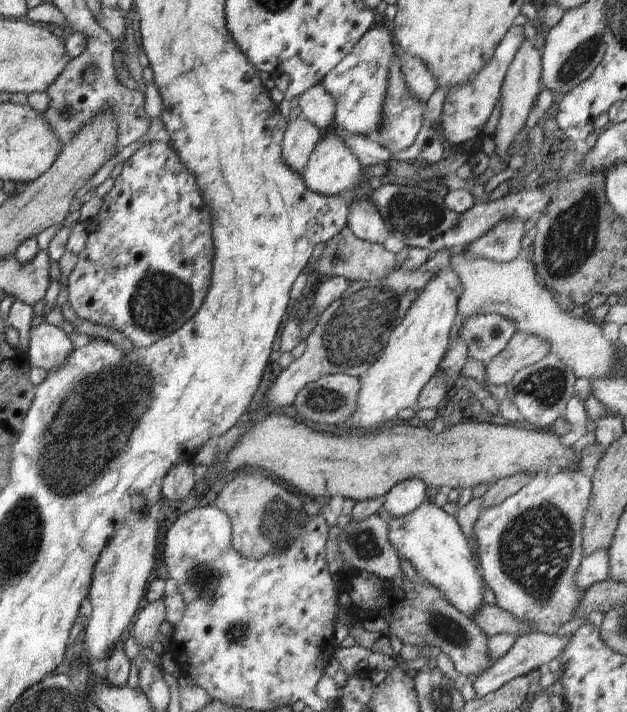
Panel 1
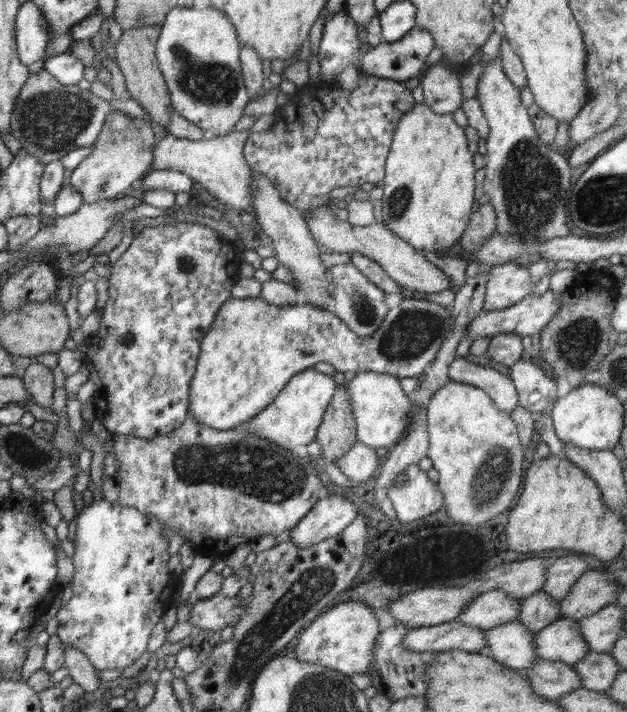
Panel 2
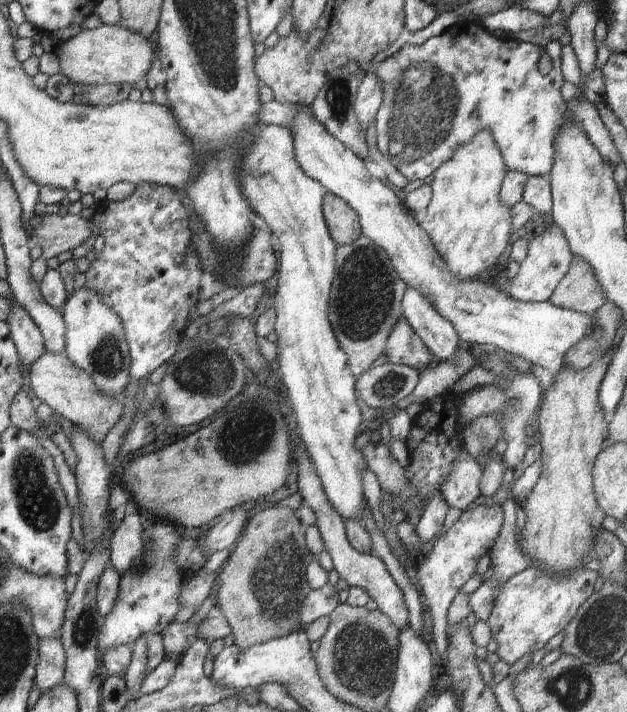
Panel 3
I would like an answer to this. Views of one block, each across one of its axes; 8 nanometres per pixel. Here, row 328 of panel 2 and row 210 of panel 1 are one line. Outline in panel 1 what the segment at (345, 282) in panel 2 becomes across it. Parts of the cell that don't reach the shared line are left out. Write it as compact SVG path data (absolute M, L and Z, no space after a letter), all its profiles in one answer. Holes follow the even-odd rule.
M357 197L353 199L349 210L347 226L354 236L363 241L383 244L388 238L388 230L379 215L379 210L368 199Z

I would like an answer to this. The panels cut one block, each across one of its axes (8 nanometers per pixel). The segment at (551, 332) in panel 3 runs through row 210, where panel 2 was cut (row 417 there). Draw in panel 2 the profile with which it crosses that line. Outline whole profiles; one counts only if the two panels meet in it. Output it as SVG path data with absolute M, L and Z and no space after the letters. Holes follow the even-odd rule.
M357 372L350 375L345 387L352 405L358 441L373 449L388 449L403 438L409 428L414 406L400 386L399 378L379 372Z

